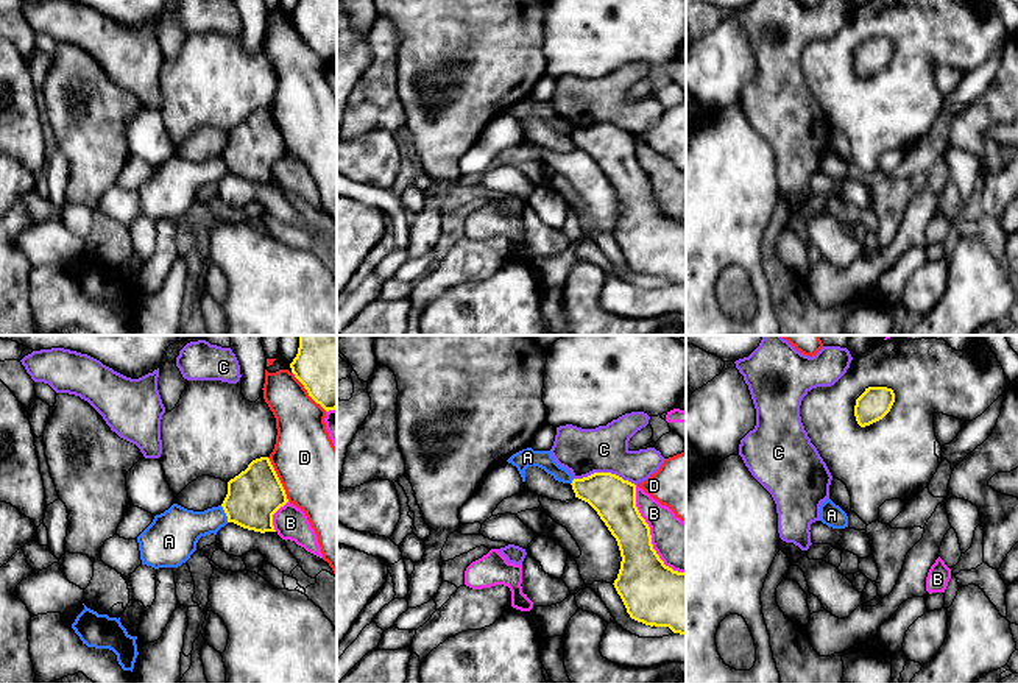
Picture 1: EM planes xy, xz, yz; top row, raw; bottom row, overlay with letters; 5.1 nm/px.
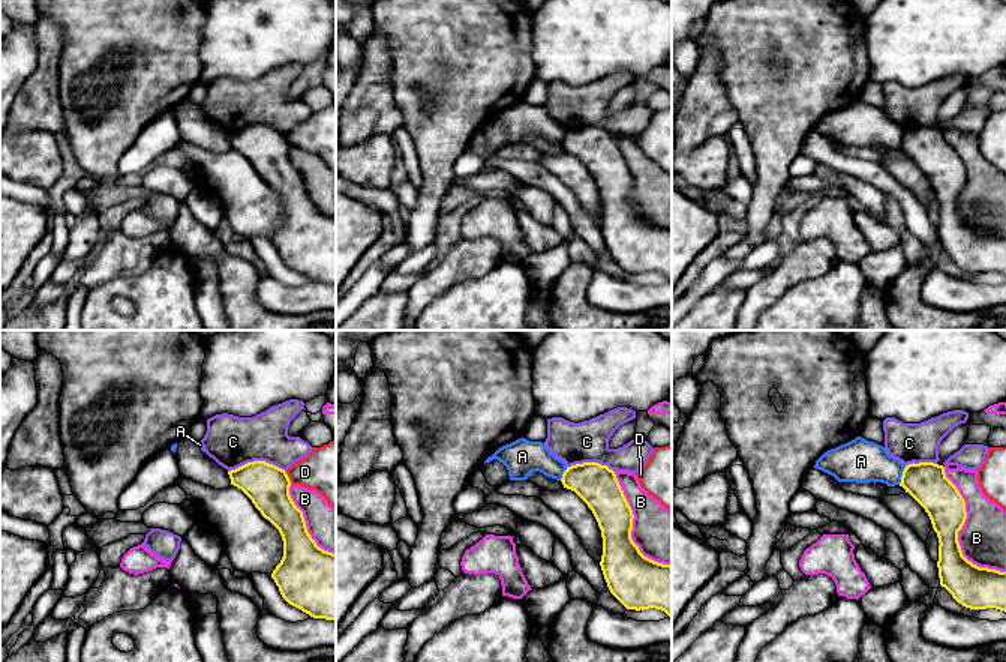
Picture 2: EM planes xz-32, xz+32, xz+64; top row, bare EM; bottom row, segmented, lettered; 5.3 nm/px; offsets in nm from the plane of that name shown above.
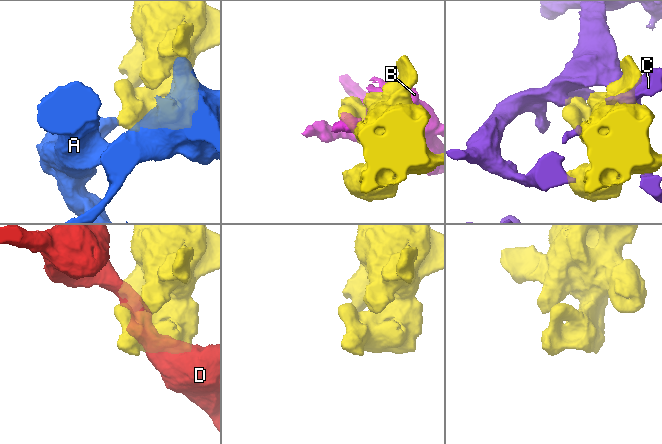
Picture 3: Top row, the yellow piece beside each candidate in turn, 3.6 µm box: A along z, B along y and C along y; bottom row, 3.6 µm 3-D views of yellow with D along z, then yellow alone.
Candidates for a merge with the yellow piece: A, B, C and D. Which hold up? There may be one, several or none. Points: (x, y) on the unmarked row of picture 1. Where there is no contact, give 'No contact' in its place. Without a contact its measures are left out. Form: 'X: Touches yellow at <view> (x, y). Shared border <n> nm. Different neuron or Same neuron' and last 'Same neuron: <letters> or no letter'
A: Touches yellow at xy (225, 162). Shared border 100 nm. Different neuron
B: Touches yellow at xz (650, 186). Shared border 500 nm. Different neuron
C: Touches yellow at xz (605, 123). Shared border 320 nm. Different neuron
D: Touches yellow at xy (278, 130). Shared border 260 nm. Different neuron
Same neuron: no letter

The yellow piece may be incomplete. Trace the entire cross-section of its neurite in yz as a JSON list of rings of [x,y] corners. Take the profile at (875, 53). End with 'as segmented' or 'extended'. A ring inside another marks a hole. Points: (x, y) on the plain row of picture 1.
[[[868,37],[856,50],[854,67],[861,78],[882,70],[895,53],[895,44],[887,37]]]; as segmented

